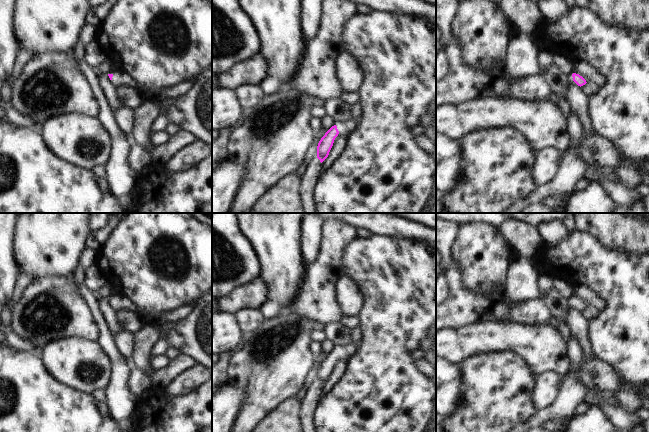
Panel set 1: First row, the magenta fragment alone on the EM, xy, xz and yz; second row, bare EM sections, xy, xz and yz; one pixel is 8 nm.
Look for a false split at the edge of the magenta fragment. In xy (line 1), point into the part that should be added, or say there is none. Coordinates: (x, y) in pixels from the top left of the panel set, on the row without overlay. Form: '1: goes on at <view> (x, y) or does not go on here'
1: goes on at xy (165, 319)

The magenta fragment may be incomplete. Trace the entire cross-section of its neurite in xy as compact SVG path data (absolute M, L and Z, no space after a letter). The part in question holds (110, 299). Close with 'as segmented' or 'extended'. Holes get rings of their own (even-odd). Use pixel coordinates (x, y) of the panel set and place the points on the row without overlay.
M117 295L114 298L108 298L110 304L113 304L118 309L137 313L143 318L145 324L156 327L168 327L173 323L184 319L192 311L199 299L200 298L187 306L177 307L176 309L160 314L150 314L138 309L127 297L122 295Z; extended

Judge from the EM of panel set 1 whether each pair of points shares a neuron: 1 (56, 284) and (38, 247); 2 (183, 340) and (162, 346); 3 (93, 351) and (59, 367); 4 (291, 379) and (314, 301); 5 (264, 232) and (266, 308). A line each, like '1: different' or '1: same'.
1: different
2: different
3: same
4: different
5: same

